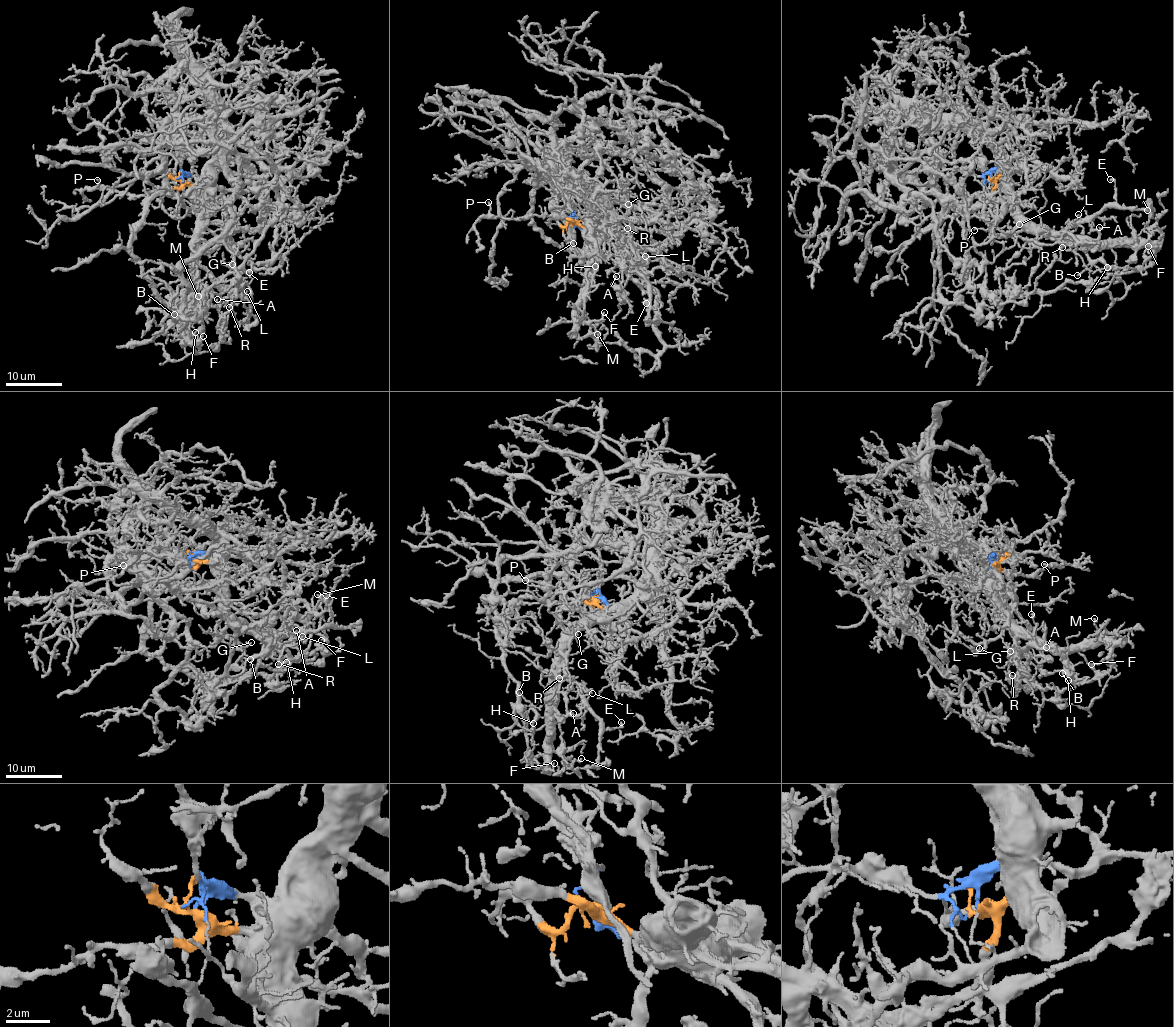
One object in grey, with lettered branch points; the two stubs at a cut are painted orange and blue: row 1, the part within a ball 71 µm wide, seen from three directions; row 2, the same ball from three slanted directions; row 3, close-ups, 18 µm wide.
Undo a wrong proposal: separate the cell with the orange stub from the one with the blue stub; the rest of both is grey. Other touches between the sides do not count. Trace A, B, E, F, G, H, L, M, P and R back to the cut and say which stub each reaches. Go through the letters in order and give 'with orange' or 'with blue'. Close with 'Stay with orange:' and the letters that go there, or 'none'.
A: with orange
B: with orange
E: with orange
F: with orange
G: with orange
H: with orange
L: with orange
M: with orange
P: with orange
R: with orange
Stay with orange: A, B, E, F, G, H, L, M, P, R

